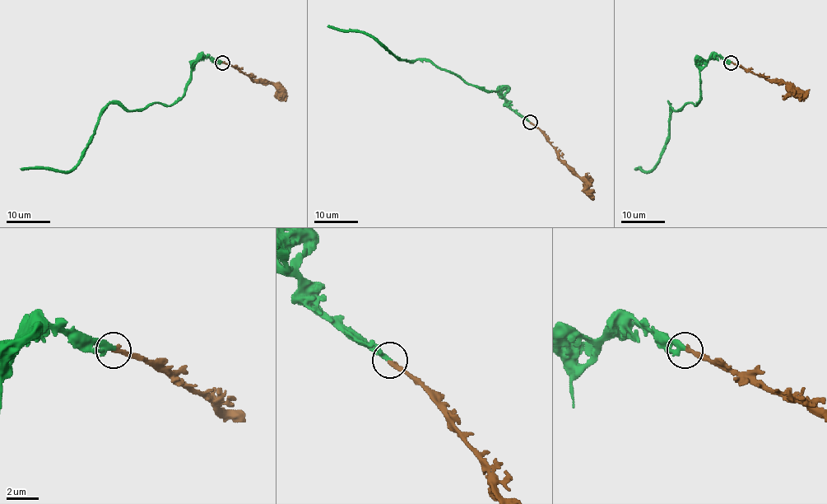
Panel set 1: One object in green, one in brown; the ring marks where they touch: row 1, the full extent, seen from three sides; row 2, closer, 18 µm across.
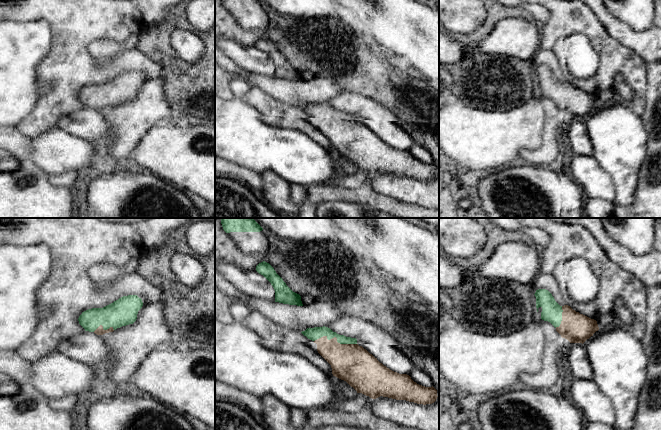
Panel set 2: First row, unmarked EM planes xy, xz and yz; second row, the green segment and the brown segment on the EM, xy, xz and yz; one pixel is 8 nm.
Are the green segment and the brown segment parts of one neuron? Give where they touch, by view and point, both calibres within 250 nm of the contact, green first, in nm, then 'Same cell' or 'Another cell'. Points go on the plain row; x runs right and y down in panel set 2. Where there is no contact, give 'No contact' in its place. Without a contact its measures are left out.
Touches green at xz (336, 113). Thickness 100 nm (green) against 300 nm. Same cell

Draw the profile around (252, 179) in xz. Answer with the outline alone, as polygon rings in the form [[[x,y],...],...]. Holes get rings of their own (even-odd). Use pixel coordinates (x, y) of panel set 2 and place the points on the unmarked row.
[[[215,156],[215,171],[233,176],[251,189],[263,190],[261,174]]]

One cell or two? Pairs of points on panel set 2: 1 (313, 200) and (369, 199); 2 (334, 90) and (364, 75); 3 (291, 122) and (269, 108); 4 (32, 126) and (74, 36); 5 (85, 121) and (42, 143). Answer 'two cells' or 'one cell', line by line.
1: one cell
2: two cells
3: one cell
4: one cell
5: two cells

